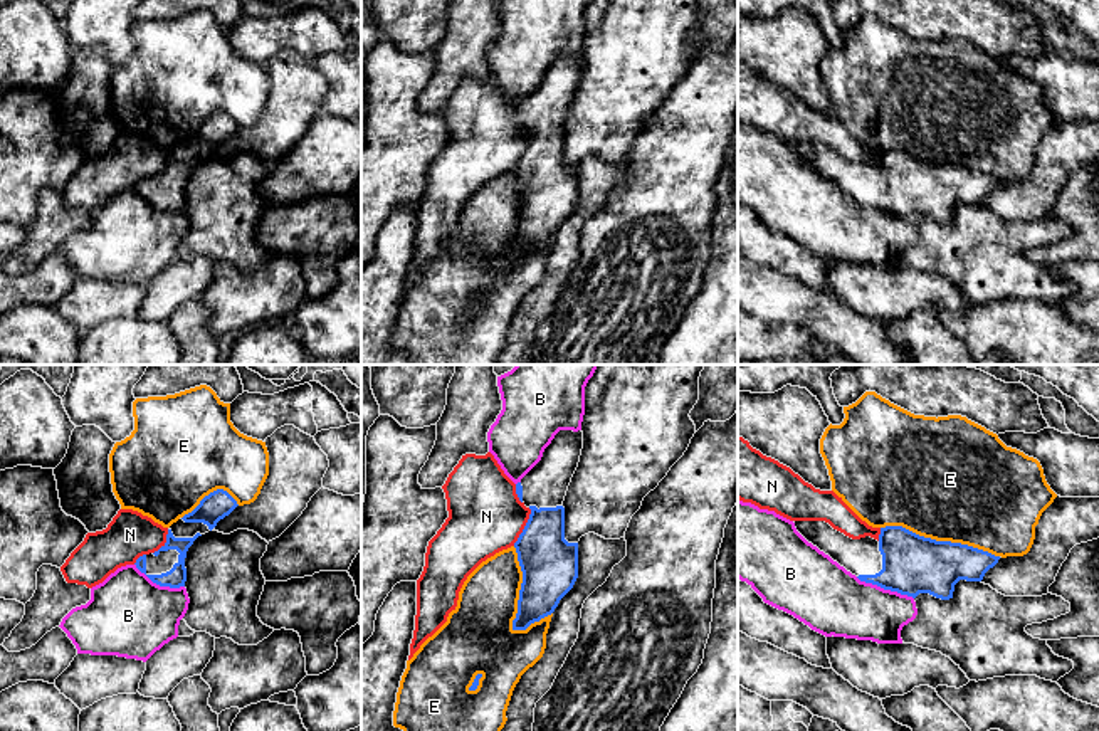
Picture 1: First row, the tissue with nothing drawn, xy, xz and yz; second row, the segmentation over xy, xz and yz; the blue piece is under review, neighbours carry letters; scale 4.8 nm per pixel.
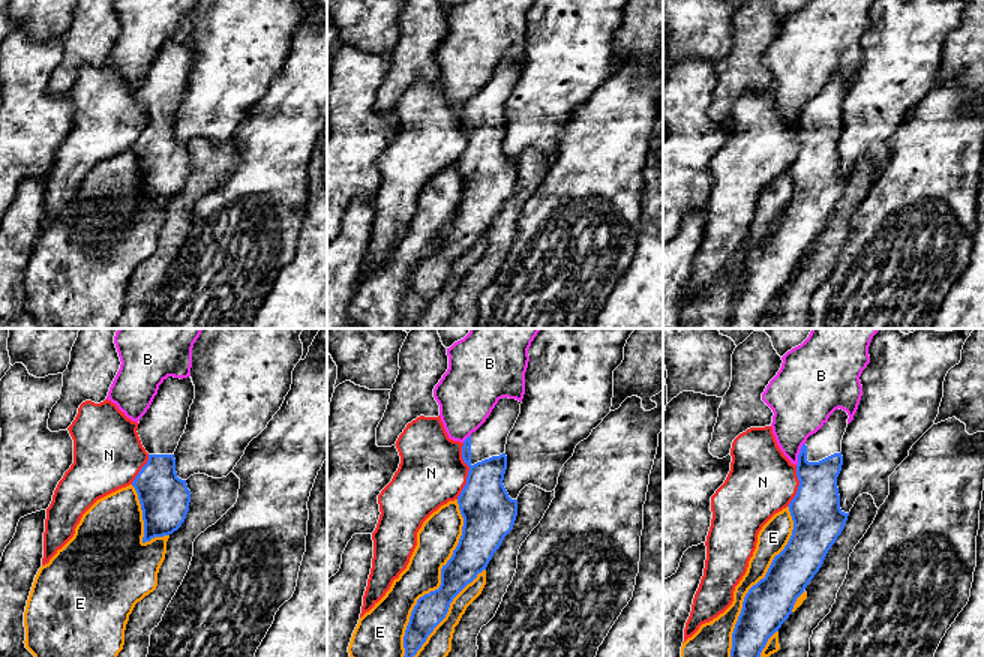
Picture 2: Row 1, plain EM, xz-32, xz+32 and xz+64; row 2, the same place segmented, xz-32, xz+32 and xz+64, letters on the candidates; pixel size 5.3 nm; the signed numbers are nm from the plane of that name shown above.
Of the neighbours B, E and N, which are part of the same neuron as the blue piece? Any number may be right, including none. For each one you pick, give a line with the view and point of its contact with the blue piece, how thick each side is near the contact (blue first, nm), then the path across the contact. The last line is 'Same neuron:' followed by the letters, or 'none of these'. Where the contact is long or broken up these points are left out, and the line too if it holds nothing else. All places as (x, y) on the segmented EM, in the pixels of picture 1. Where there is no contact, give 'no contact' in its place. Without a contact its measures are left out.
Same neuron: none of these

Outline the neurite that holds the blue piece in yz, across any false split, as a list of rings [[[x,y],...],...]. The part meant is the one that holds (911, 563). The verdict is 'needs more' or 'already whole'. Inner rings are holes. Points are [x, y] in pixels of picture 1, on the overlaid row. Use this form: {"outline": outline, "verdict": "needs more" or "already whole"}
{"outline": [[[793,521],[797,531],[833,561],[855,575],[860,581],[877,585],[884,590],[897,592],[916,598],[929,593],[941,600],[953,598],[954,585],[960,580],[981,581],[985,573],[993,568],[1000,556],[988,551],[951,541],[936,541],[919,536],[902,526],[881,528],[877,539],[865,536],[852,539],[833,529],[825,521]]], "verdict": "needs more"}

